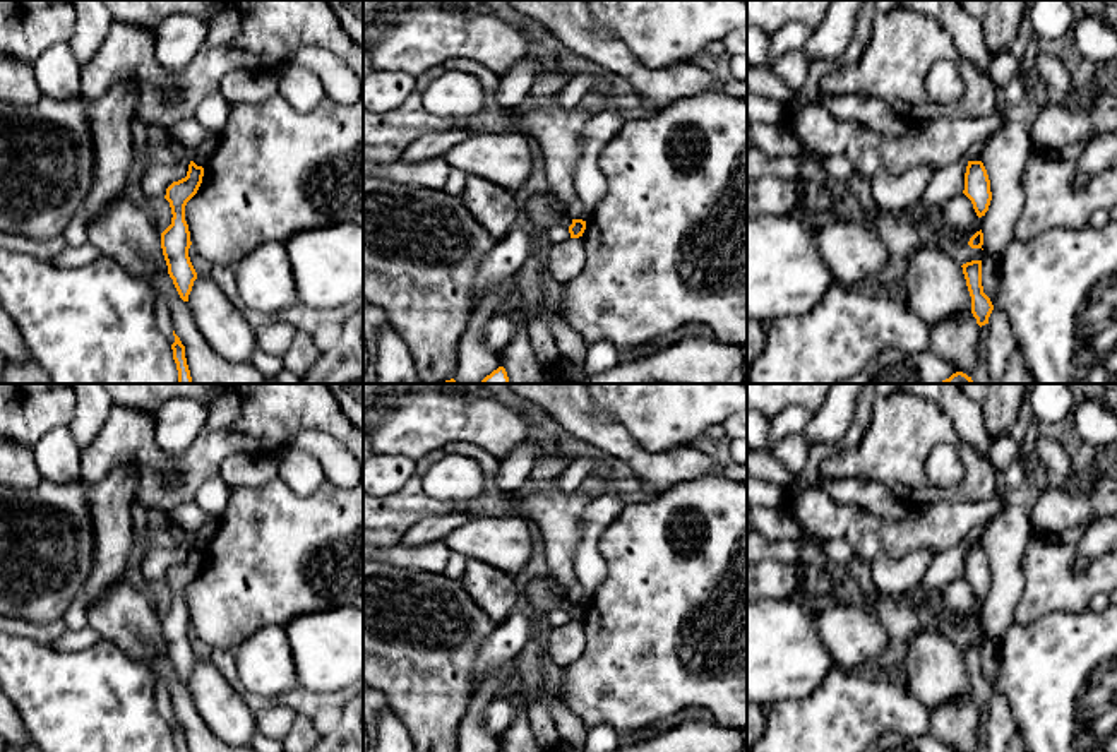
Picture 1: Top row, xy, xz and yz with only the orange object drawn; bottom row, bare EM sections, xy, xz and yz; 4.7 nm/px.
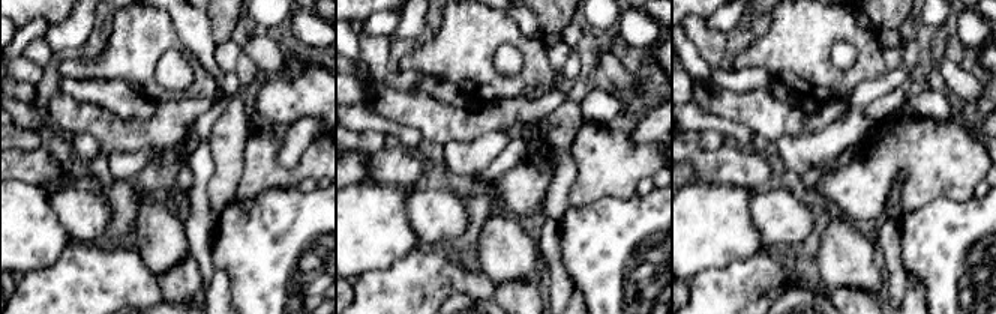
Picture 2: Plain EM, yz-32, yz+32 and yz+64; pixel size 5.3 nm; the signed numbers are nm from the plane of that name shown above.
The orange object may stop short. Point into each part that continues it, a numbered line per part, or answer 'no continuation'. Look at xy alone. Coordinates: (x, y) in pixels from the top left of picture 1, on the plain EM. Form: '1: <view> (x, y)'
no continuation

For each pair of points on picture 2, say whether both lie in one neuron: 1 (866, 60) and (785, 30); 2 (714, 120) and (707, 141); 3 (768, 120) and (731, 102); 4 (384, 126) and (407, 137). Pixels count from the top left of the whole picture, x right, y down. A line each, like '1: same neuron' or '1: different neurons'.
1: same neuron
2: different neurons
3: same neuron
4: same neuron

